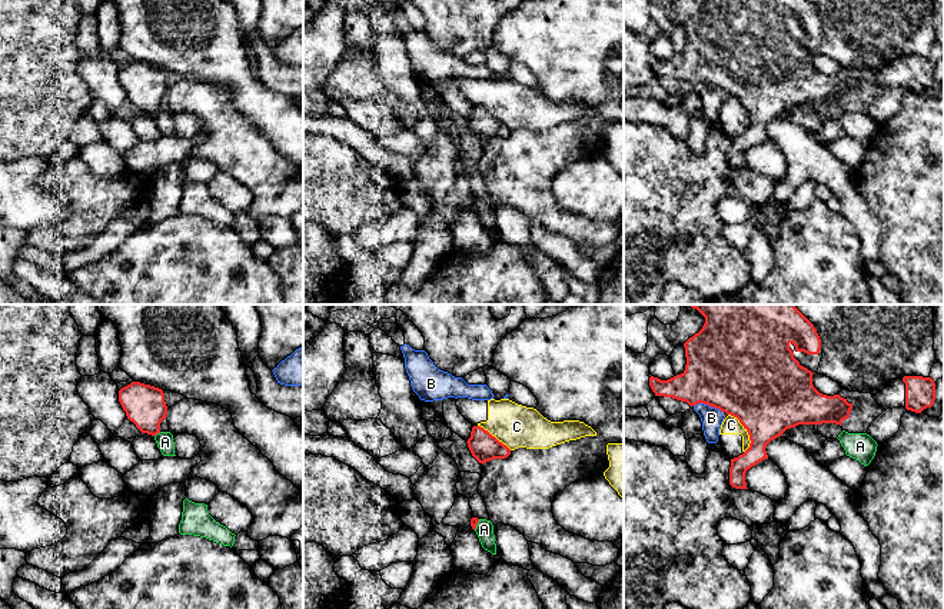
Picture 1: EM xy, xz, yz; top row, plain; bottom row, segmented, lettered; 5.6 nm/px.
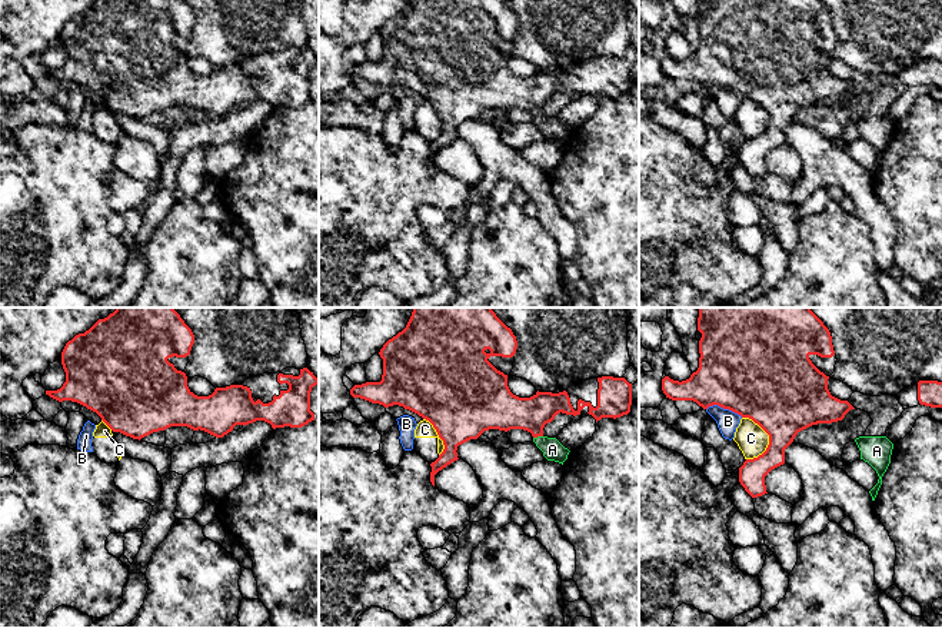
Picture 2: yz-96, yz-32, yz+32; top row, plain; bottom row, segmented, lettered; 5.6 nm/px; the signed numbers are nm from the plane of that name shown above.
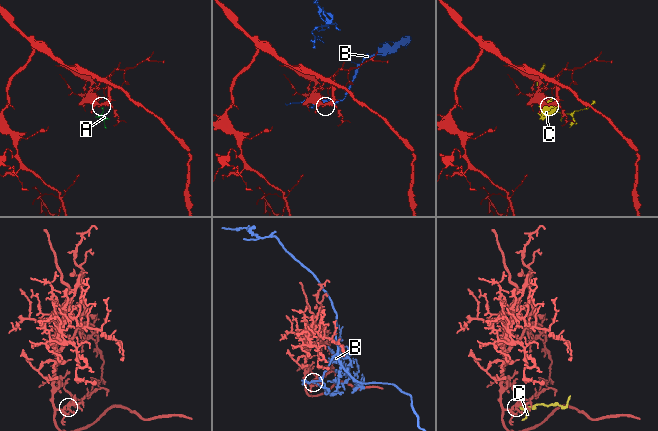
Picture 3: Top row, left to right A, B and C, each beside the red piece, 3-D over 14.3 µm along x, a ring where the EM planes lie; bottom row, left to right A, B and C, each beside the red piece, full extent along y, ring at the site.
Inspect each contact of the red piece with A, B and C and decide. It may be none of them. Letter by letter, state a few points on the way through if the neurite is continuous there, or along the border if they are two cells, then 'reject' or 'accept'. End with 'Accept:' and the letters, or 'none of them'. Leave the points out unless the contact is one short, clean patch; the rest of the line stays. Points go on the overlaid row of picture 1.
A: across xy (145, 405), (148, 421), (158, 432), (165, 442) | accept
B: reject
C: reject
Accept: A

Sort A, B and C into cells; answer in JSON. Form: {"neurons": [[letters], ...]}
{"neurons": [["A"], ["B"], ["C"]]}

